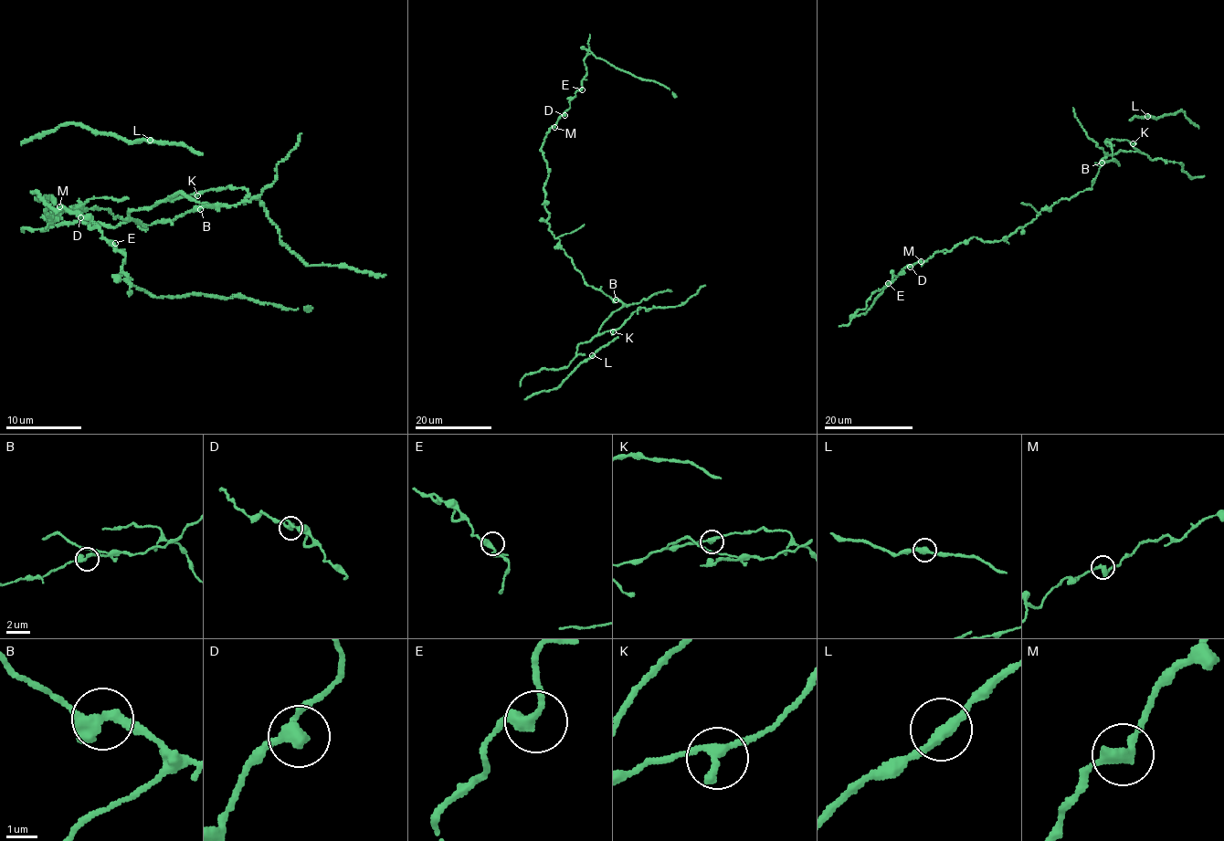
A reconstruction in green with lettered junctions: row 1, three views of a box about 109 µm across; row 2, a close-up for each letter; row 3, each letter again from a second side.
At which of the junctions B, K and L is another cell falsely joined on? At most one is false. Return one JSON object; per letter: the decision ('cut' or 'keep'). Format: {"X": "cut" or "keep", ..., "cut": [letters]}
{"B": "cut", "K": "keep", "L": "keep", "cut": ["B"]}

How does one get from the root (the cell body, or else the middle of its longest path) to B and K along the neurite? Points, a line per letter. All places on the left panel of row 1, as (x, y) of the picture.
B: (56, 214), (82, 205), (152, 225), (199, 208)
K: (56, 214), (82, 205), (152, 225), (216, 206), (180, 194), (168, 197), (197, 195)

